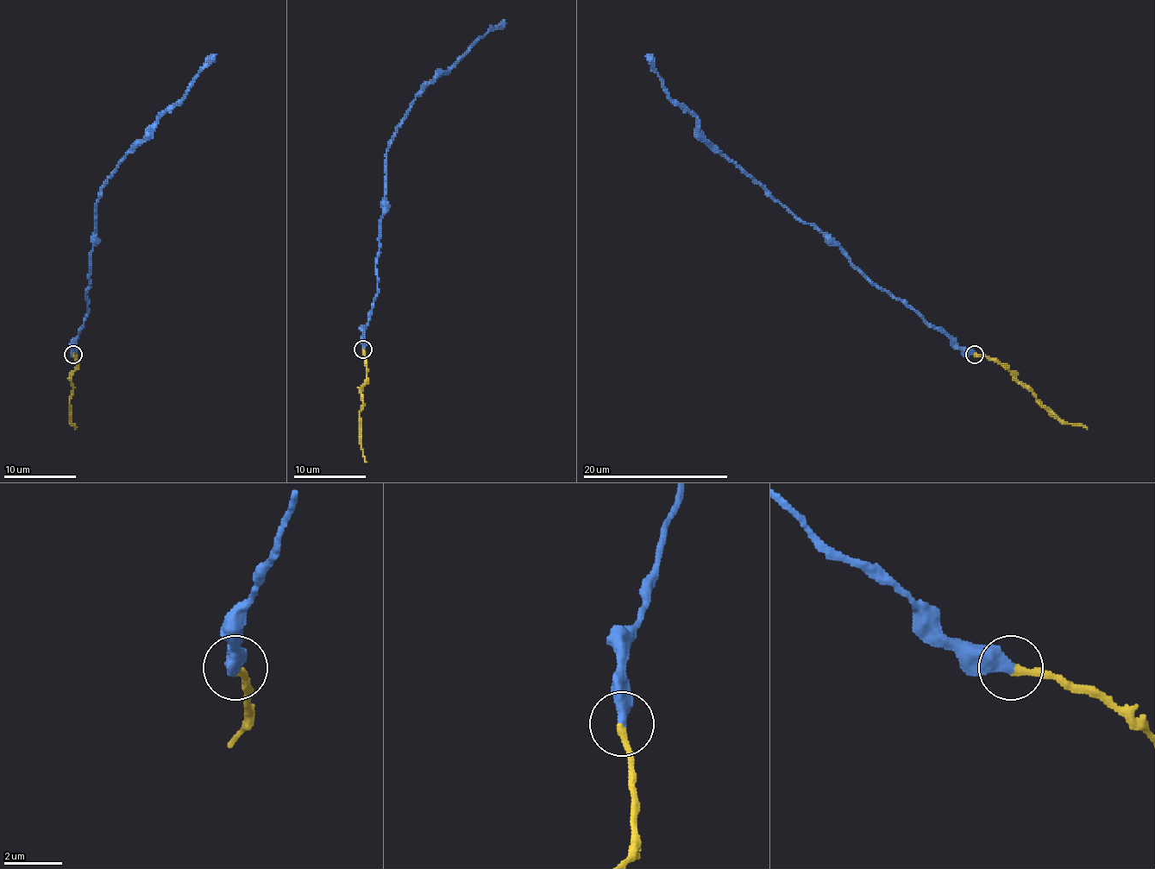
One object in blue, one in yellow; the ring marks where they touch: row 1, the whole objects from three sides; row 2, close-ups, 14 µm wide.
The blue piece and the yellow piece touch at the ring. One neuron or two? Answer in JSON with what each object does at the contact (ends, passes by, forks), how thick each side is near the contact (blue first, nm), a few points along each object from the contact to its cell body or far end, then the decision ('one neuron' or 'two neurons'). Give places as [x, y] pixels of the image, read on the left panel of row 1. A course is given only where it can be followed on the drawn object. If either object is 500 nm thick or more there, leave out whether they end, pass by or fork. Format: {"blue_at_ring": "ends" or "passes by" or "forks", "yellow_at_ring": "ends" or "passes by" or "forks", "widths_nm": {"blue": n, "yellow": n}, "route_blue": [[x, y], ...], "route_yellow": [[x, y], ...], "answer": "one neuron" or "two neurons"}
{"widths_nm": {"blue": 500, "yellow": 240}, "route_blue": [[72, 355], [72, 342], [87, 314], [85, 292], [98, 192], [156, 118], [184, 96], [192, 78], [216, 54]], "route_yellow": [[72, 355], [77, 358], [77, 369], [71, 376], [69, 422], [77, 427]], "answer": "one neuron"}

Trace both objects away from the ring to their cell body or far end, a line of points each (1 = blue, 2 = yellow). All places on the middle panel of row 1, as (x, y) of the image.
1: (362, 349), (362, 327), (368, 322), (377, 292), (375, 261), (388, 141), (410, 103), (473, 43), (506, 23)
2: (362, 349), (367, 381), (360, 389), (359, 438), (367, 462)

